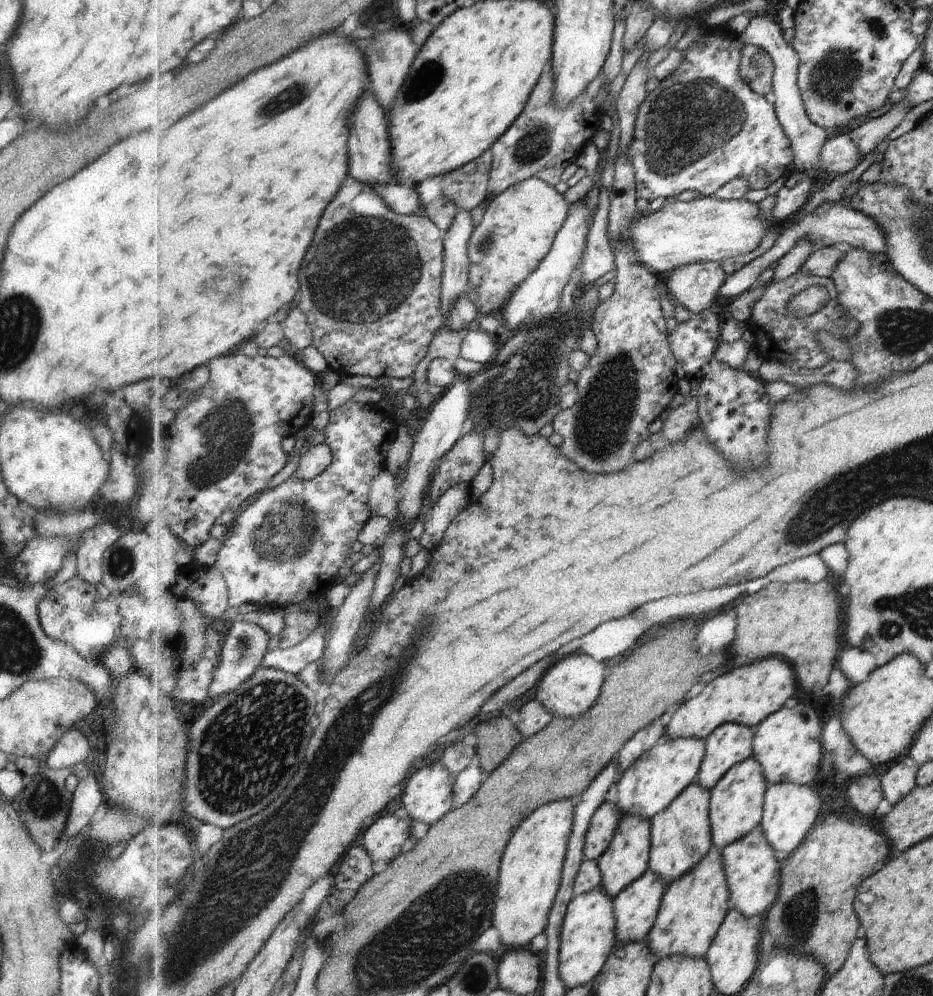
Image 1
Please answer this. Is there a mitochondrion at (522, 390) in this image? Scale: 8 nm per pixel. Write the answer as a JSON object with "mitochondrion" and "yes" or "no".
{"mitochondrion":"yes"}

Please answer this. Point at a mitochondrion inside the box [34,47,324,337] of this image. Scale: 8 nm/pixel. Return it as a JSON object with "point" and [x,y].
{"point":[289,97]}

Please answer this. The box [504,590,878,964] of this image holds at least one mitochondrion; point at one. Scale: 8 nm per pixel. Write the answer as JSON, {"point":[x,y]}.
{"point":[801,913]}

